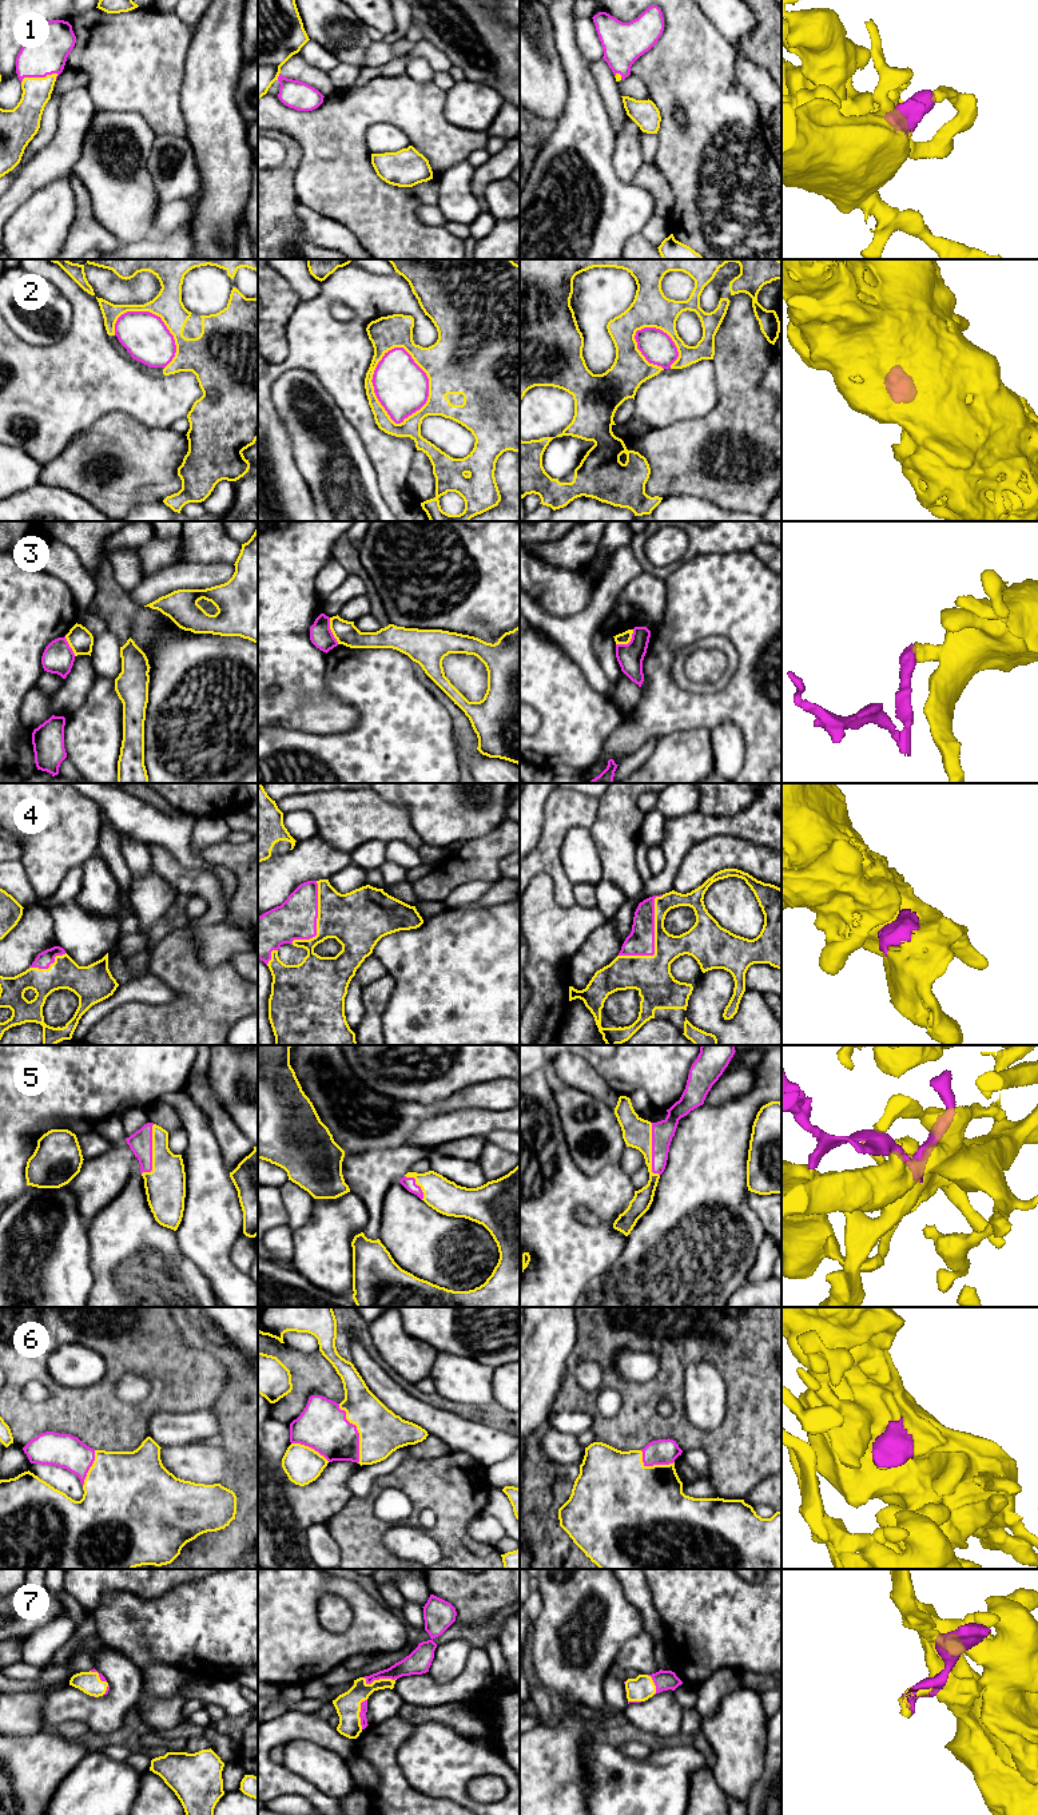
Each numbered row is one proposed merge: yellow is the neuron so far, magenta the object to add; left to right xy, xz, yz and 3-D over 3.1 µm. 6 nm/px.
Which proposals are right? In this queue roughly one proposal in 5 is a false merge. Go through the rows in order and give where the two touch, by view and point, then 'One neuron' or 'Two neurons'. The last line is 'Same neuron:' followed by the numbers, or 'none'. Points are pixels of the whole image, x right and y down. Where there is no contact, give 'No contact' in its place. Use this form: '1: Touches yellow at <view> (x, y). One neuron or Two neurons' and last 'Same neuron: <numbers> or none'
1: Touches yellow at xy (39, 78). One neuron
2: Touches yellow at xz (370, 381). Two neurons
3: Touches yellow at xz (331, 631). Two neurons
4: Touches yellow at yz (655, 940). One neuron
5: Touches yellow at xy (152, 1152). One neuron
6: Touches yellow at xz (358, 1432). One neuron
7: Touches yellow at xz (380, 1679). One neuron
Same neuron: 1, 4, 5, 6, 7

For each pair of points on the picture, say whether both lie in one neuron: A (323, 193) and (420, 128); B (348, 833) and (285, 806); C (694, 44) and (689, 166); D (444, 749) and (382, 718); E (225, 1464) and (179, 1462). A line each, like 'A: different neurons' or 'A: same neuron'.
A: same neuron
B: same neuron
C: same neuron
D: same neuron
E: same neuron

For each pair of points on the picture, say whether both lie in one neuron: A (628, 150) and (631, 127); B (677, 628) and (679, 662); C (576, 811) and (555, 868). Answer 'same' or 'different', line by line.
A: same
B: different
C: same

